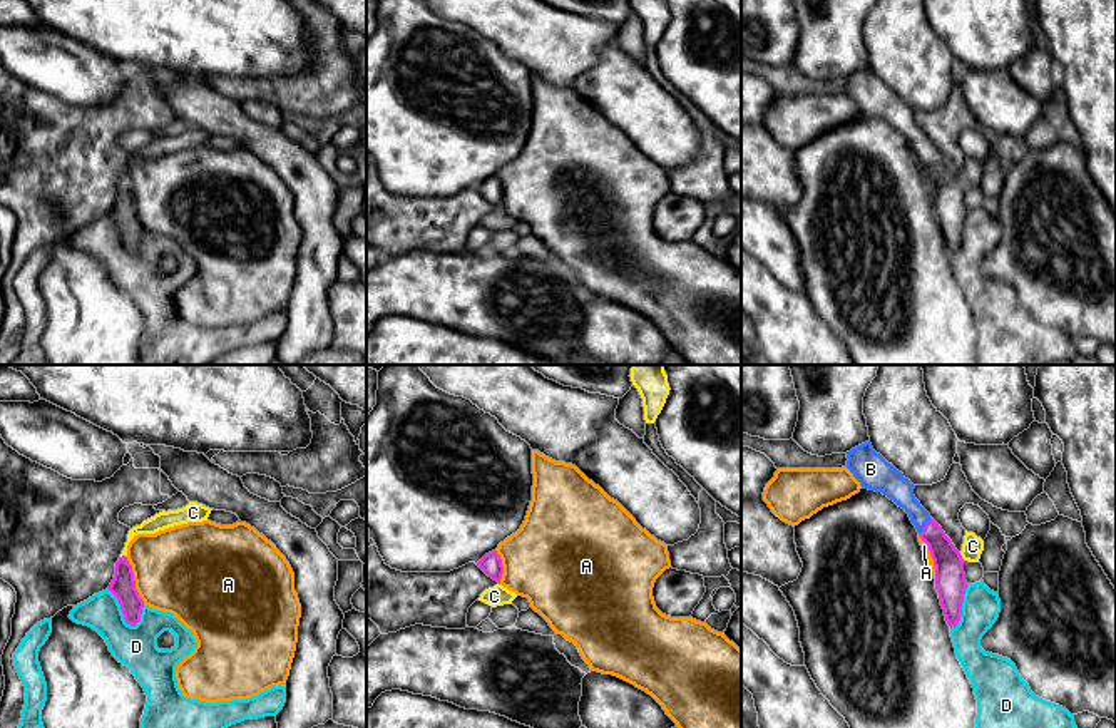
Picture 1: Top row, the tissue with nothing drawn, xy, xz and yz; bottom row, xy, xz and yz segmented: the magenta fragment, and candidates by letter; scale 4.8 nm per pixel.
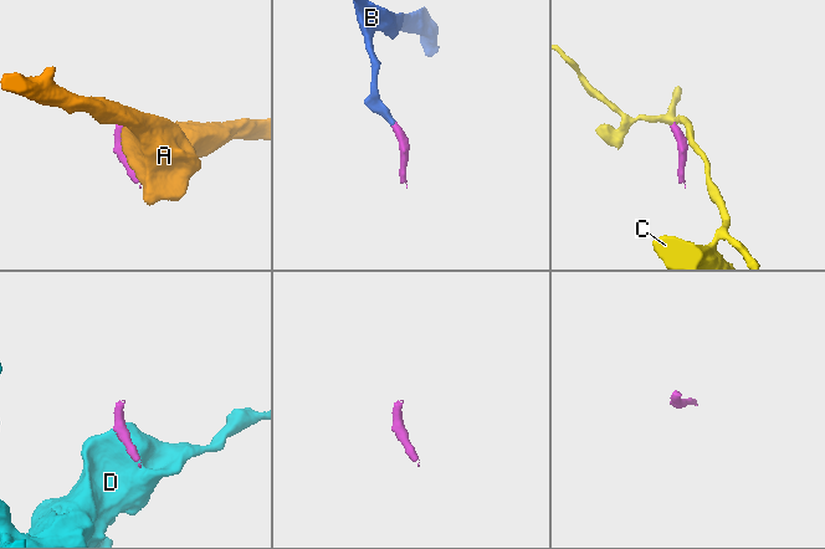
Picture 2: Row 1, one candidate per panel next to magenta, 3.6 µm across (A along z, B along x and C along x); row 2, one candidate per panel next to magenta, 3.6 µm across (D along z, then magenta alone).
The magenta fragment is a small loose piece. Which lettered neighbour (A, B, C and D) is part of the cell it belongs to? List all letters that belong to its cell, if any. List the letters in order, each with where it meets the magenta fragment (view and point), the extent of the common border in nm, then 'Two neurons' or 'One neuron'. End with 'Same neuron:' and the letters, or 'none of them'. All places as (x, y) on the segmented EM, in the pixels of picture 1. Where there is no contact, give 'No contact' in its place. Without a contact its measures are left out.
A: Touches magenta at xy (133, 579). Shared border 260 nm. Two neurons
B: Touches magenta at yz (926, 526). Shared border 110 nm. One neuron
C: Touches magenta at yz (961, 556). Shared border 50 nm. Two neurons
D: Touches magenta at xy (121, 608). Shared border 220 nm. Two neurons
Same neuron: B

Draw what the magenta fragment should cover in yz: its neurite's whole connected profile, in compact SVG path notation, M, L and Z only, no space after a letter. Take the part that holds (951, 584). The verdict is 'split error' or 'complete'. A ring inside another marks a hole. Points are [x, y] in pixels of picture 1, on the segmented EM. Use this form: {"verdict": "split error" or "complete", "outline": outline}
{"verdict": "split error", "outline": "M870 442L847 452L847 459L847 469L863 489L882 492L909 514L934 559L935 589L945 621L950 629L955 628L960 621L964 594L969 586L960 552L915 499L915 485L877 454Z"}

